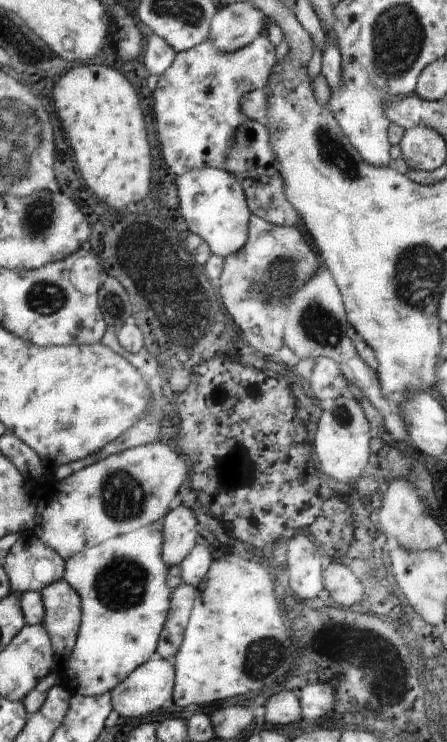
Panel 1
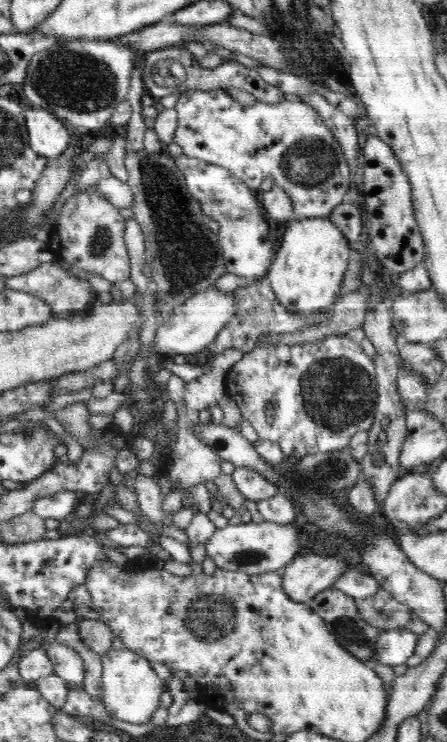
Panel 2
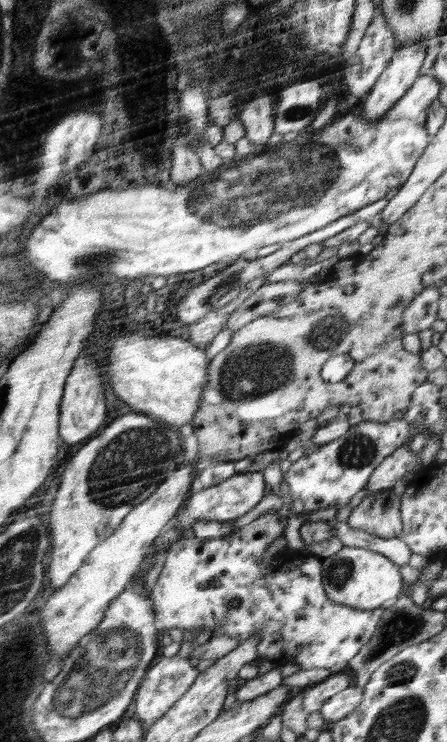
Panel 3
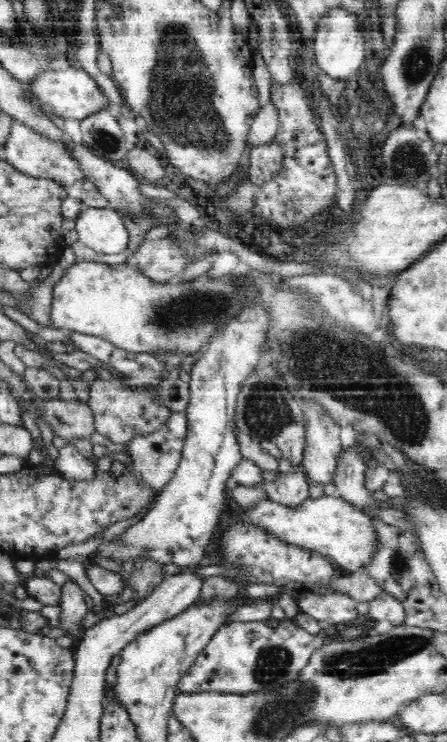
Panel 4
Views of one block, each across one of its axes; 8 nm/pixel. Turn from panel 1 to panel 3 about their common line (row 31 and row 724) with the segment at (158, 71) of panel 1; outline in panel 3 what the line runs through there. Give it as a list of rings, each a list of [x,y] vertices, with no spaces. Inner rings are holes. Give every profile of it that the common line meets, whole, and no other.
[[[176,653],[174,656],[166,657],[163,655],[156,664],[154,664],[151,670],[147,671],[147,675],[144,676],[144,682],[140,683],[139,694],[136,695],[136,716],[138,716],[140,722],[145,726],[152,725],[160,717],[164,717],[164,713],[174,706],[176,701],[180,700],[180,697],[184,696],[184,693],[188,691],[188,688],[192,686],[192,683],[196,680],[198,673],[200,673],[196,667],[193,667],[189,661],[190,658],[182,657]]]

